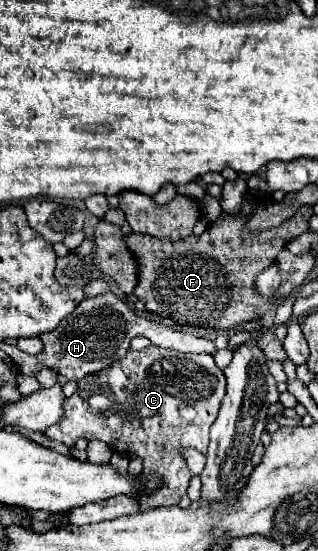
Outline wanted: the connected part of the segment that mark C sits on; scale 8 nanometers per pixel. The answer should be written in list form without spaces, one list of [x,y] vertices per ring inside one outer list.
[[[154,345],[132,351],[88,379],[78,381],[78,389],[64,401],[64,415],[60,423],[44,431],[46,437],[56,439],[68,447],[76,439],[106,441],[114,451],[136,455],[142,459],[142,477],[160,475],[156,493],[140,497],[142,509],[174,507],[186,495],[192,477],[186,467],[184,449],[192,447],[206,453],[208,431],[214,423],[222,397],[226,377],[206,353],[178,353],[174,349],[158,349]]]

